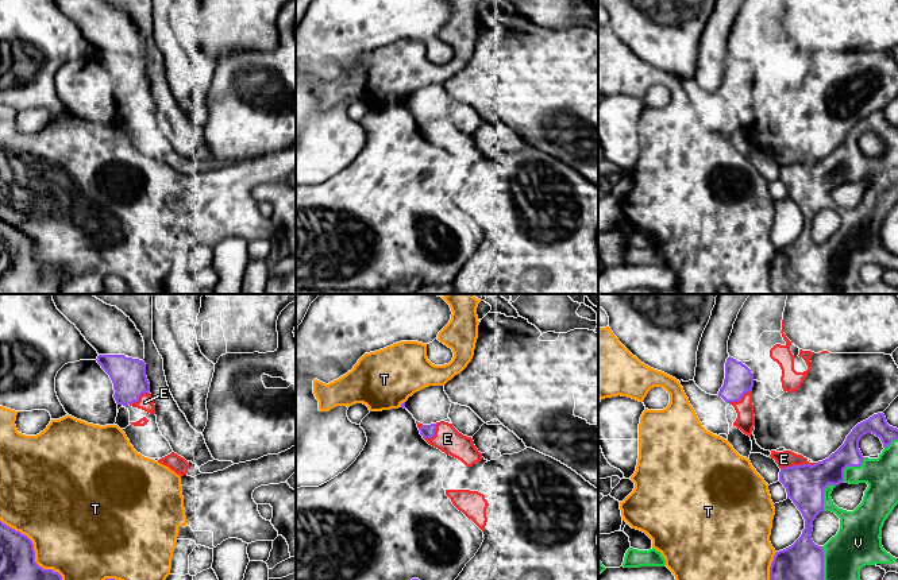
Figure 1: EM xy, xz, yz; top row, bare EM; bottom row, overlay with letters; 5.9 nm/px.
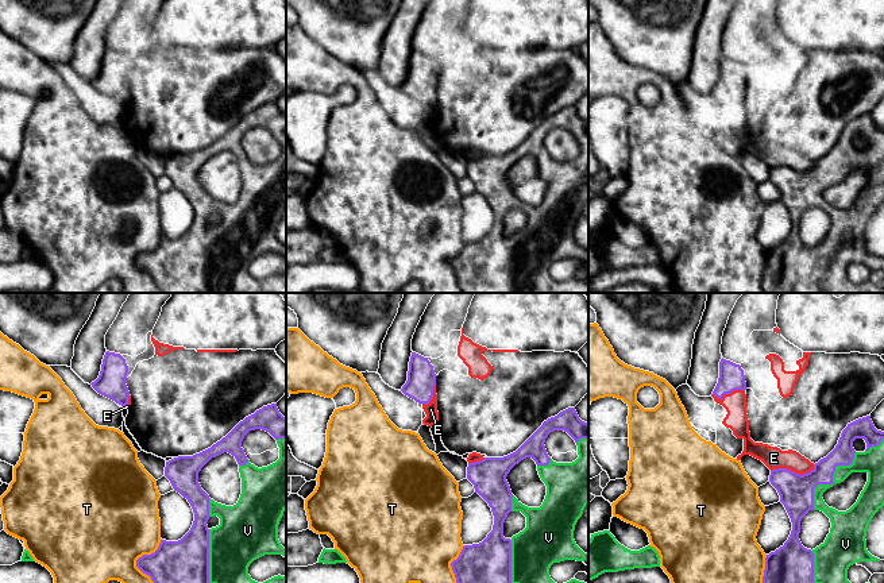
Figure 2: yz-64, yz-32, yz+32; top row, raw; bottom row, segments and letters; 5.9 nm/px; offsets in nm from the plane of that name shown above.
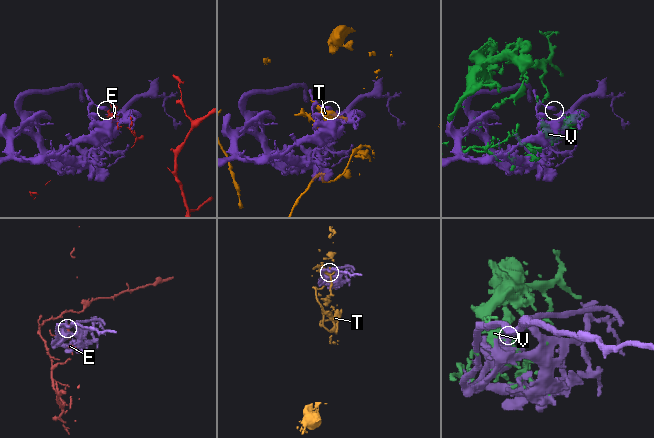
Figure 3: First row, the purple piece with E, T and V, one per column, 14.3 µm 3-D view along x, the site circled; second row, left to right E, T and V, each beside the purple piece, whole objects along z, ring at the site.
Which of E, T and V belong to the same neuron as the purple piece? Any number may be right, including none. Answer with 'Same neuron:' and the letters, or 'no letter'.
Same neuron: V

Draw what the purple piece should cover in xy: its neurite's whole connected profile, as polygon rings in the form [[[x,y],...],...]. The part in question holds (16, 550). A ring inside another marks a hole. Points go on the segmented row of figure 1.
[[[0,521],[0,580],[62,580],[35,562],[32,541]]]

